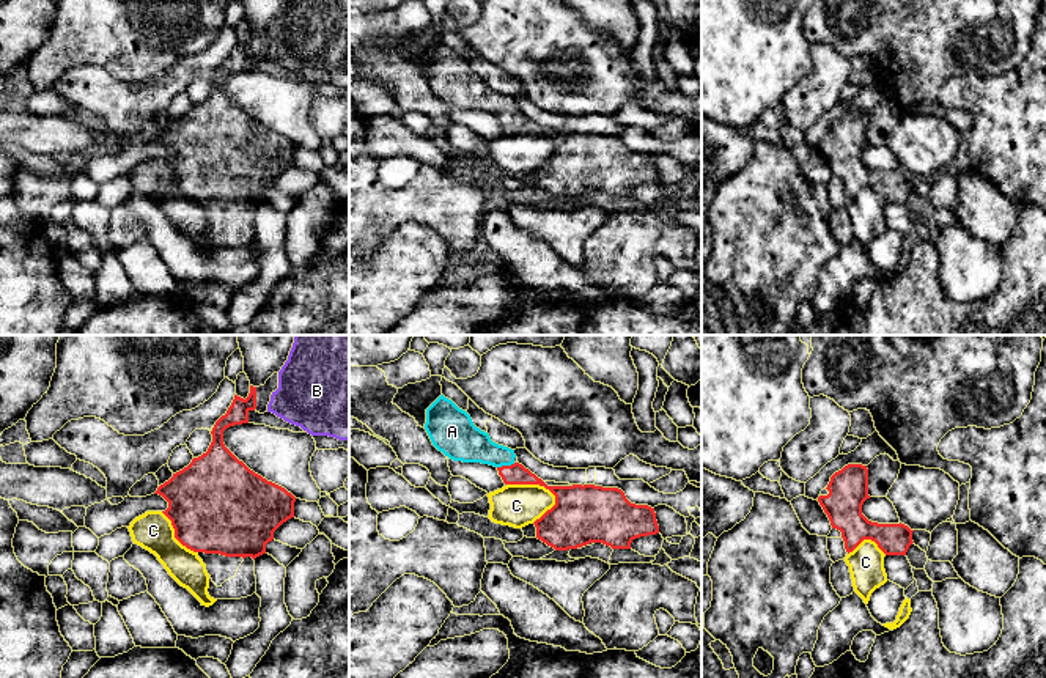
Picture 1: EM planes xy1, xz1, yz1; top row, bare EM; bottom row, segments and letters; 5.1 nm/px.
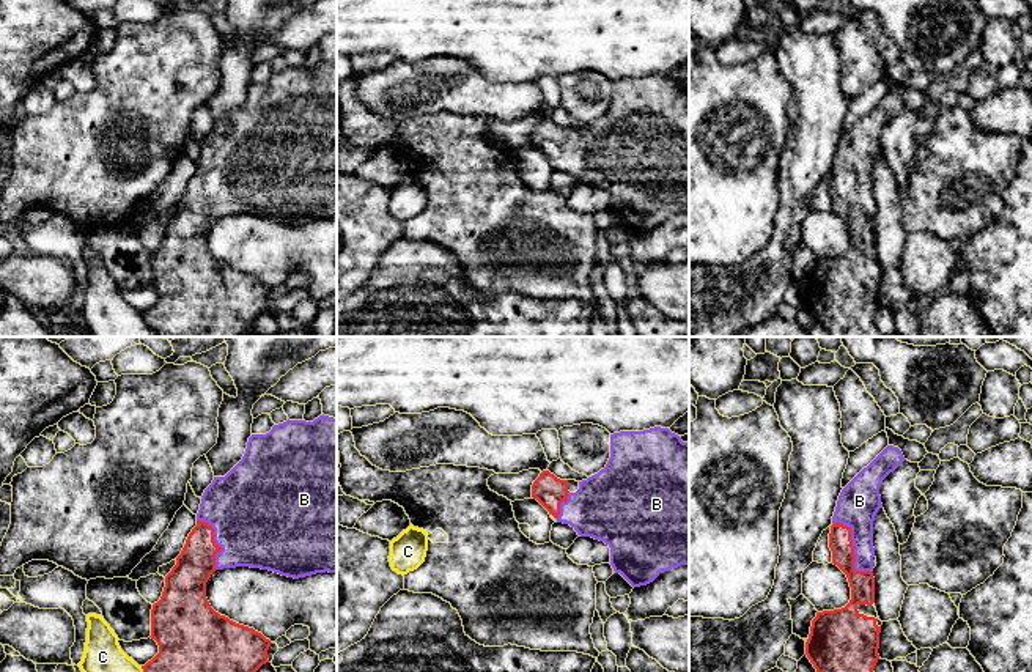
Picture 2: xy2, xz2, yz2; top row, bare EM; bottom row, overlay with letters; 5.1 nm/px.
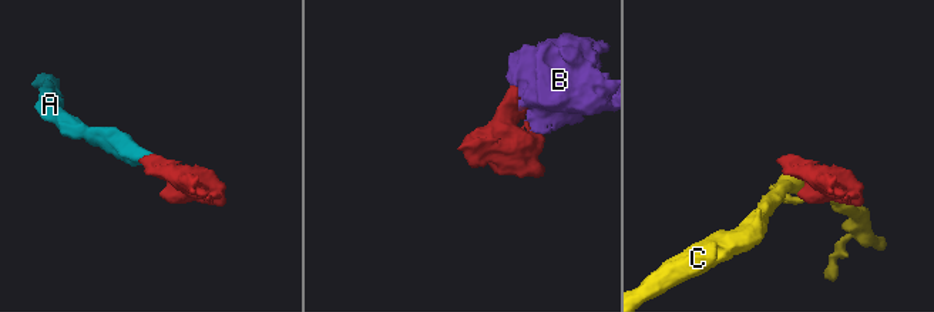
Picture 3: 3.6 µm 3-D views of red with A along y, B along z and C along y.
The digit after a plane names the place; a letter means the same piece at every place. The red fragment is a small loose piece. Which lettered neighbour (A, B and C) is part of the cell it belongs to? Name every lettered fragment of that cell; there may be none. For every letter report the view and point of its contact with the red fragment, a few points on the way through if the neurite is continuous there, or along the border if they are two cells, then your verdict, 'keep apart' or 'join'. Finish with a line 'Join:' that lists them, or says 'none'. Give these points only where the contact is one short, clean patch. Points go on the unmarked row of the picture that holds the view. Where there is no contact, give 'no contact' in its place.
A: xz1 (505, 114) | across xz1 (516, 121), (505, 114), (493, 101), (466, 90) | join
B: yz2 (853, 197) | join
C: xz1 (535, 131) | keep apart
Join: A, B

